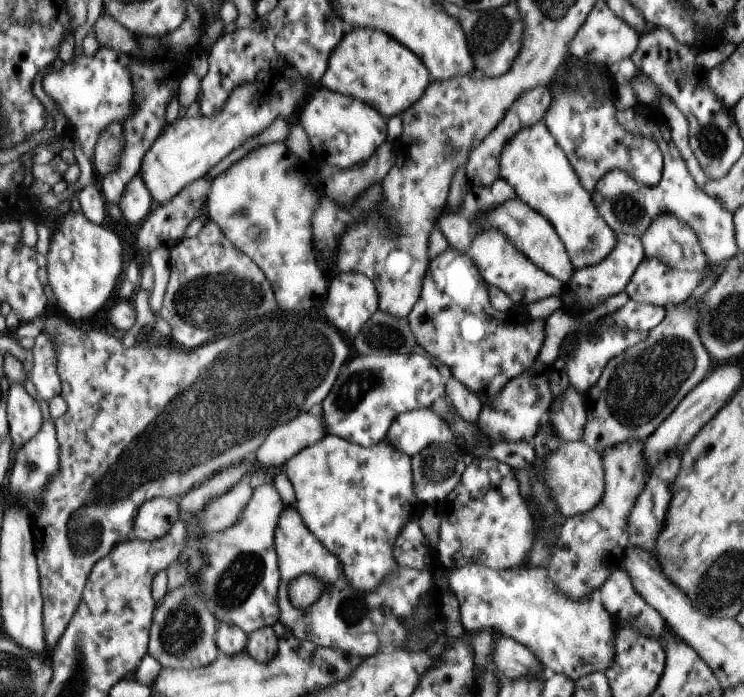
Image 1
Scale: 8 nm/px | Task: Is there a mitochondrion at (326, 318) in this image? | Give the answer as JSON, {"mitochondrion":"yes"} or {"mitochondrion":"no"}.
{"mitochondrion":"no"}

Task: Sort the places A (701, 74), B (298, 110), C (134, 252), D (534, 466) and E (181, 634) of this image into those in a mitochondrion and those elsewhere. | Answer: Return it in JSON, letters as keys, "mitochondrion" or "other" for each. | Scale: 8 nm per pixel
{"A":"other","B":"other","C":"other","D":"other","E":"mitochondrion"}

